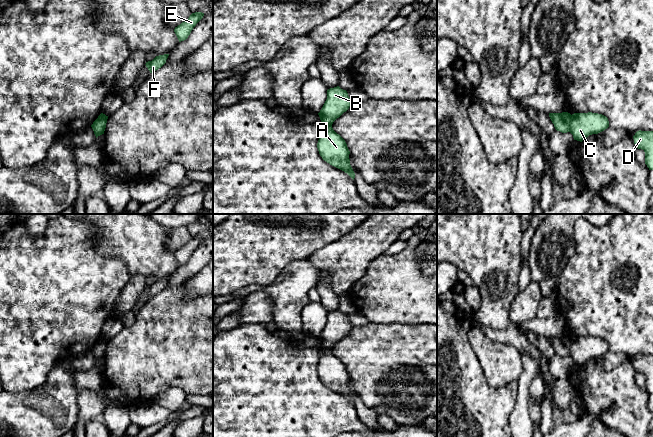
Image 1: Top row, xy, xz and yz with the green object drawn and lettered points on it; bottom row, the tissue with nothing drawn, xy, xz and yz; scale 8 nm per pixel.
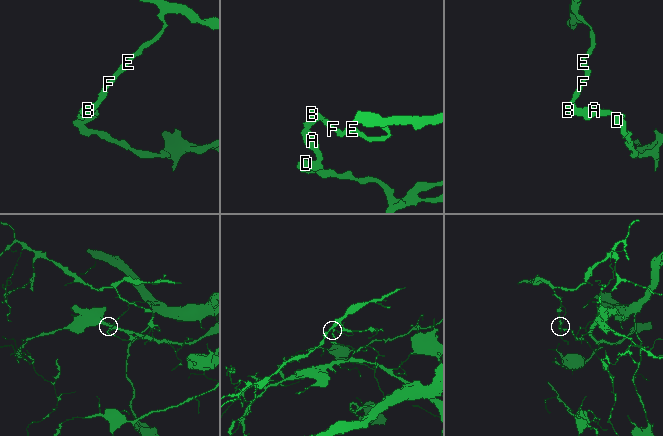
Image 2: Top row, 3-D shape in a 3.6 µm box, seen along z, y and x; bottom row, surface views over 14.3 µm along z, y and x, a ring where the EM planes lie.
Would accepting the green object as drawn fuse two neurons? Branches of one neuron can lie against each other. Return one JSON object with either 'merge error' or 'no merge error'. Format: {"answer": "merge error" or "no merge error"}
{"answer": "merge error"}

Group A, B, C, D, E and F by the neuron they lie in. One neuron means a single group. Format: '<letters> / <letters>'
A C D / B E F

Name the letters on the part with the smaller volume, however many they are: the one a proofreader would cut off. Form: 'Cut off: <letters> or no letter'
Cut off: B, E, F

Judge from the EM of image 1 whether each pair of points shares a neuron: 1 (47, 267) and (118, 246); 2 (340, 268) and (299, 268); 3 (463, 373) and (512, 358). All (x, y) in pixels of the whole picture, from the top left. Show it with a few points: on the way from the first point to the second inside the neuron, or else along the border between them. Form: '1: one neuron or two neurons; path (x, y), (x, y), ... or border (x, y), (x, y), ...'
1: two neurons; border (93, 247), (101, 255), (119, 258)
2: two neurons; border (308, 259), (318, 270), (319, 278)
3: two neurons; border (470, 346), (477, 358), (485, 380), (494, 387)

